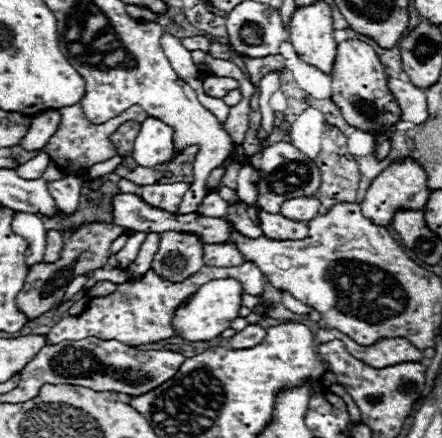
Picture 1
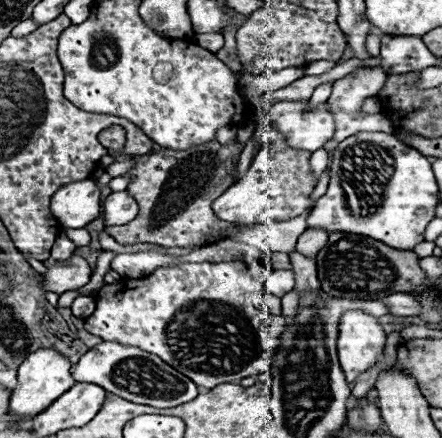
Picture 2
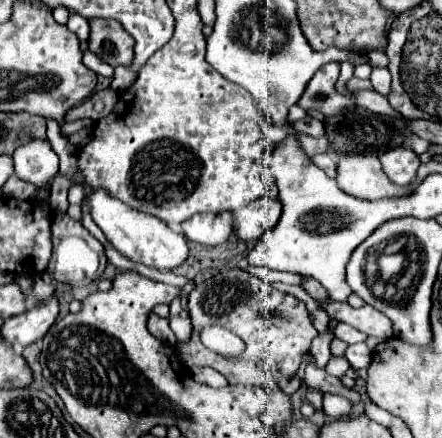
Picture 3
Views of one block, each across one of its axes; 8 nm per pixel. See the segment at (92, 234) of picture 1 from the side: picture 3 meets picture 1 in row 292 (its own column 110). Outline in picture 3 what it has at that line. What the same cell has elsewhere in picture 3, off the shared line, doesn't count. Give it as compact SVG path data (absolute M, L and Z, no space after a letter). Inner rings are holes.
M92 18L90 20L90 50L100 54L110 66L130 64L134 58L134 40L116 20Z

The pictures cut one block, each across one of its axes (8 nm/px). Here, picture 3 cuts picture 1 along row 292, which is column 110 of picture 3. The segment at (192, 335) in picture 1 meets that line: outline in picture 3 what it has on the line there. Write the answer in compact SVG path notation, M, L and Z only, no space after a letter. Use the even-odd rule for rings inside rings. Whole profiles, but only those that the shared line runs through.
M92 188L92 192L86 196L86 204L96 226L106 234L110 244L122 256L158 270L172 270L188 258L188 244L182 234L174 234L162 220L130 208L128 204L110 196L104 188Z

